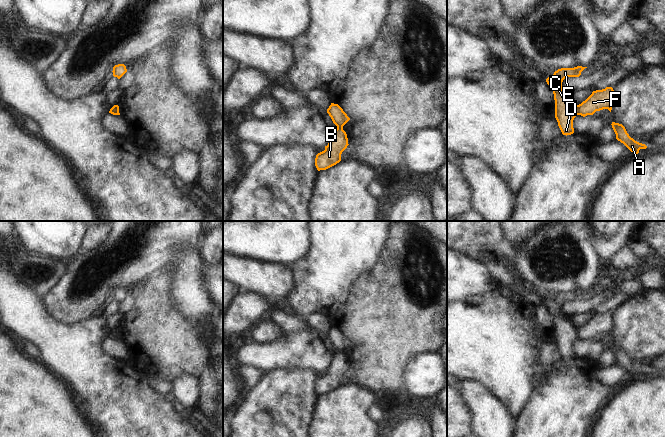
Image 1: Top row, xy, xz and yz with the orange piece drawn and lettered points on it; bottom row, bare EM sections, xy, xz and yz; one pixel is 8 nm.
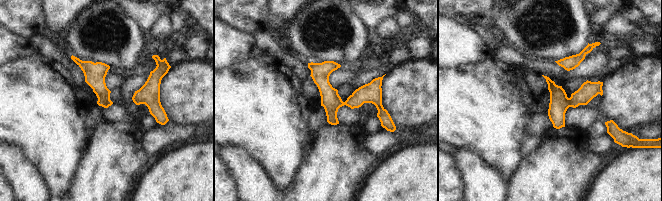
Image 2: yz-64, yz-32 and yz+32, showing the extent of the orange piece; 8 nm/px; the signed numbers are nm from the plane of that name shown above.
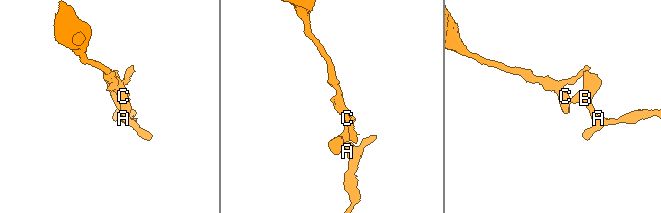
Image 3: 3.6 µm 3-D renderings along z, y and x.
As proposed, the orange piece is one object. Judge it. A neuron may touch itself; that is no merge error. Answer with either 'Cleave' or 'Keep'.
Cleave

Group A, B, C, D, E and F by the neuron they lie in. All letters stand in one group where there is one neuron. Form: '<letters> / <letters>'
A B F / C D E

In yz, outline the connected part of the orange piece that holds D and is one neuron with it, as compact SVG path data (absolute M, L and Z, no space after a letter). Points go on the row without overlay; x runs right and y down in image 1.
M561 292L546 303L554 318L555 342L562 358L566 360L574 357L573 344L578 339L578 329L564 316L562 306L567 301L579 301L585 292Z

